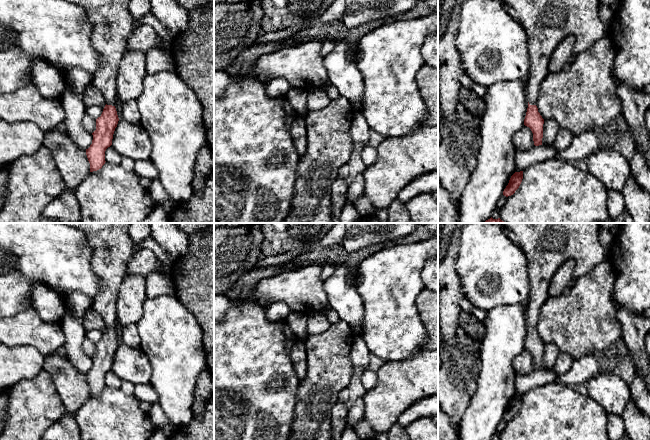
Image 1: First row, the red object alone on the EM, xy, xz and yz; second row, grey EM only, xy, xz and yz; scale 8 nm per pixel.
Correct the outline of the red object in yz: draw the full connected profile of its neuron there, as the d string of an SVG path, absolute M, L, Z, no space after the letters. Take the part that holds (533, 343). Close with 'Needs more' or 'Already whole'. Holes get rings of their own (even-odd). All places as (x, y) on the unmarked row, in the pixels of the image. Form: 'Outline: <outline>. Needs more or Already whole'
Outline: M503 223L505 230L523 249L528 260L530 277L530 298L526 313L528 332L524 349L533 357L535 370L542 369L544 343L536 330L541 308L549 296L549 287L557 269L565 262L573 260L577 274L582 276L596 266L607 263L609 249L604 247L598 236L600 223Z. Needs more

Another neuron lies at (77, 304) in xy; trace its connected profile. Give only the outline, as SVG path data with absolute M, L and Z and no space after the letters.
M69 291L63 297L65 313L61 328L65 337L63 351L66 358L81 373L88 373L93 359L82 350L86 329L83 326L84 315L92 308L91 299L82 292Z

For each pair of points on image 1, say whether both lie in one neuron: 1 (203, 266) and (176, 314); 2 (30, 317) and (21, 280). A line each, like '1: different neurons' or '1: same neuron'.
1: different neurons
2: different neurons

